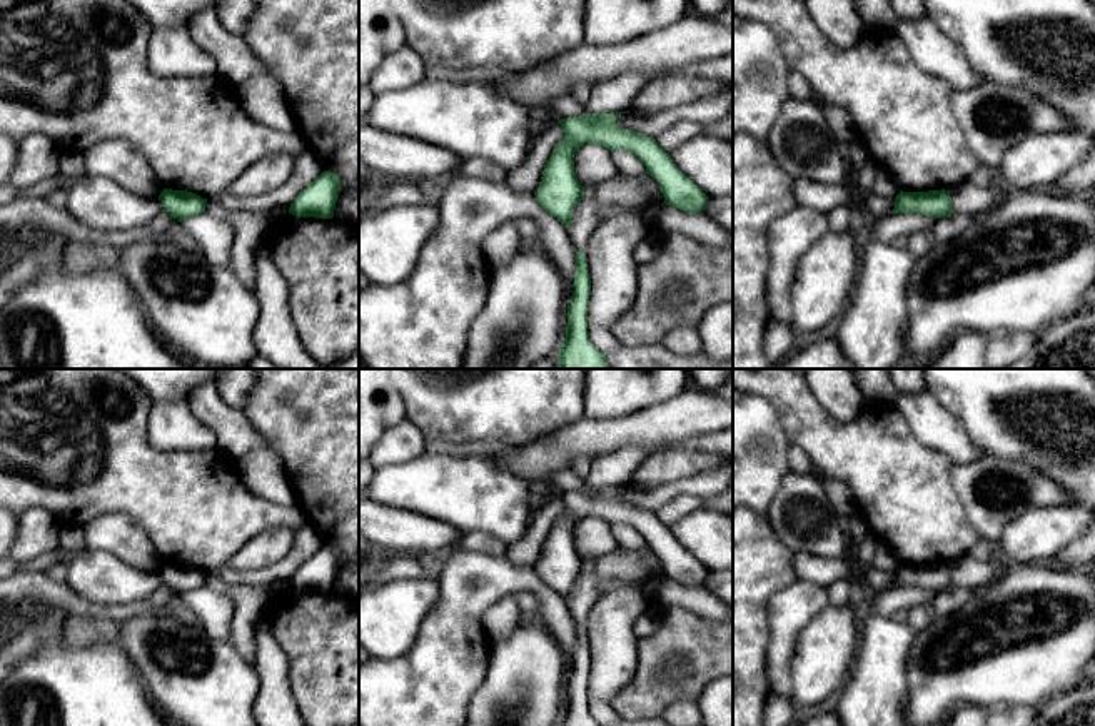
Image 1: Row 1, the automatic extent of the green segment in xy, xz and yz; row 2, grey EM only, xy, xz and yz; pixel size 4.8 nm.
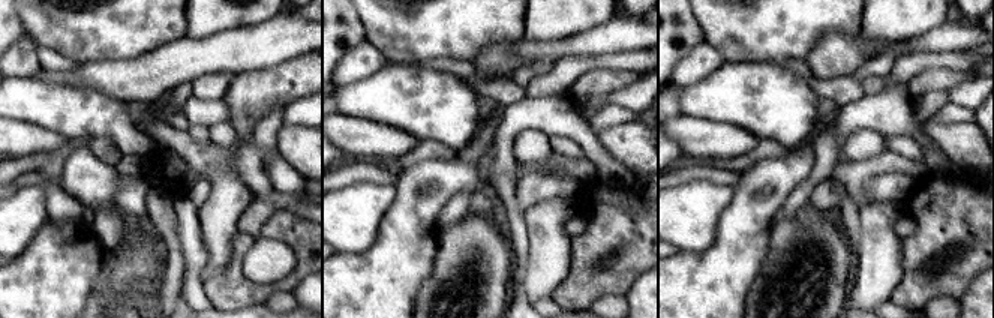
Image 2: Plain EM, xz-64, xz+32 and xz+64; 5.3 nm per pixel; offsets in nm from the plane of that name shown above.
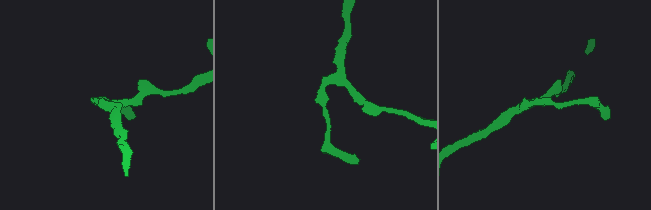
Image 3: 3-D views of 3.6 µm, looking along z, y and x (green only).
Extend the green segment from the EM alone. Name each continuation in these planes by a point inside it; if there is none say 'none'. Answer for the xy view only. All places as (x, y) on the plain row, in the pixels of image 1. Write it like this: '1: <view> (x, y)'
none

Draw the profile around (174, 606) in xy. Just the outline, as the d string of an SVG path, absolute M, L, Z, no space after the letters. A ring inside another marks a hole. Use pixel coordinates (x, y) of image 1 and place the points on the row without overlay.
M175 594L164 608L164 611L170 613L172 616L179 618L187 626L200 626L197 614L187 608L180 596Z

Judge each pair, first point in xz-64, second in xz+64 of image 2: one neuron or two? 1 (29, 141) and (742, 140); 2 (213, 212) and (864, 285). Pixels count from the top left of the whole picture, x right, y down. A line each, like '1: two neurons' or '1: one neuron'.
1: one neuron
2: one neuron

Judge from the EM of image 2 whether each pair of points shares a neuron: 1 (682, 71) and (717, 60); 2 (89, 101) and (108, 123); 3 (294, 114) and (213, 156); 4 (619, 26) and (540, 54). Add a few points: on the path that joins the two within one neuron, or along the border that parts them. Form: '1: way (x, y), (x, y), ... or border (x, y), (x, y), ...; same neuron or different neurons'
1: way (691, 68), (702, 60), (708, 60); same neuron
2: way (92, 107), (102, 117); same neuron
3: border (291, 101), (282, 108); different neurons
4: way (600, 41), (559, 48); same neuron

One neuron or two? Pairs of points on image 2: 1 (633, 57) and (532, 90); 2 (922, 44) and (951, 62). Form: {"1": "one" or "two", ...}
{"1": "one", "2": "two"}

